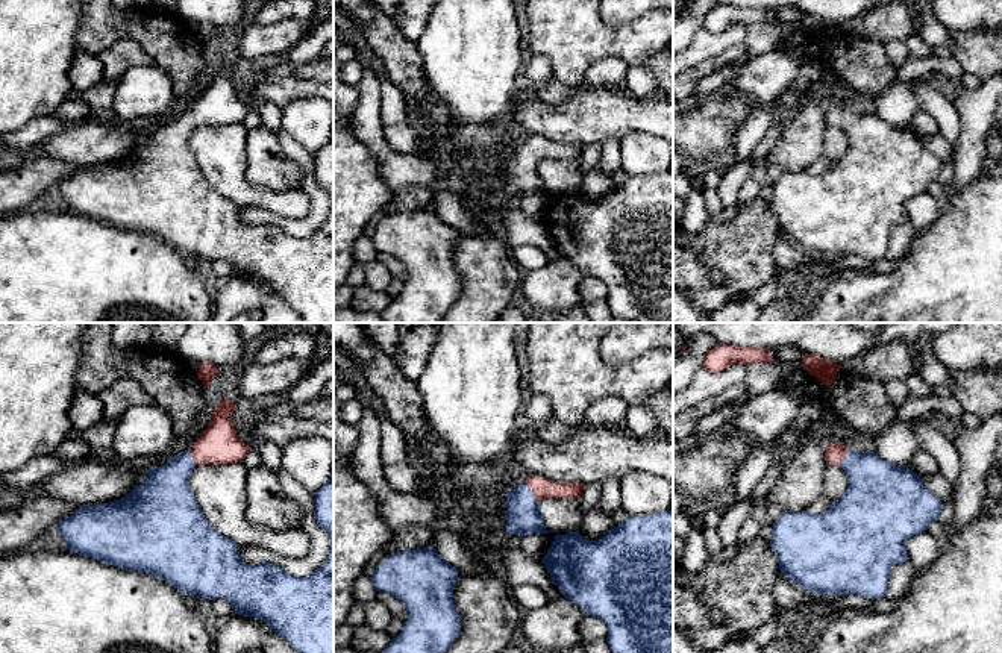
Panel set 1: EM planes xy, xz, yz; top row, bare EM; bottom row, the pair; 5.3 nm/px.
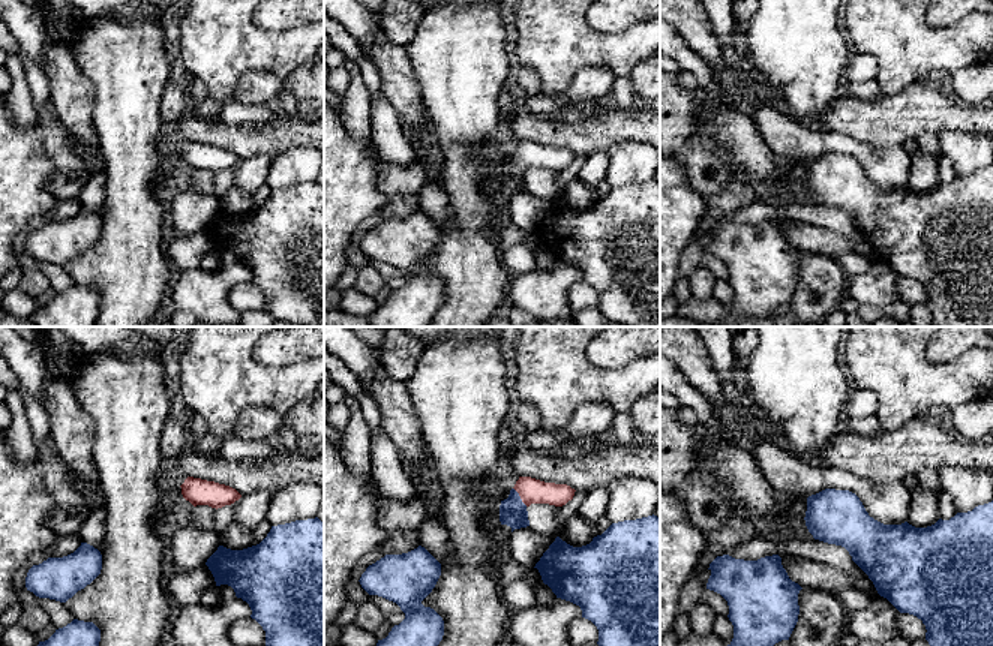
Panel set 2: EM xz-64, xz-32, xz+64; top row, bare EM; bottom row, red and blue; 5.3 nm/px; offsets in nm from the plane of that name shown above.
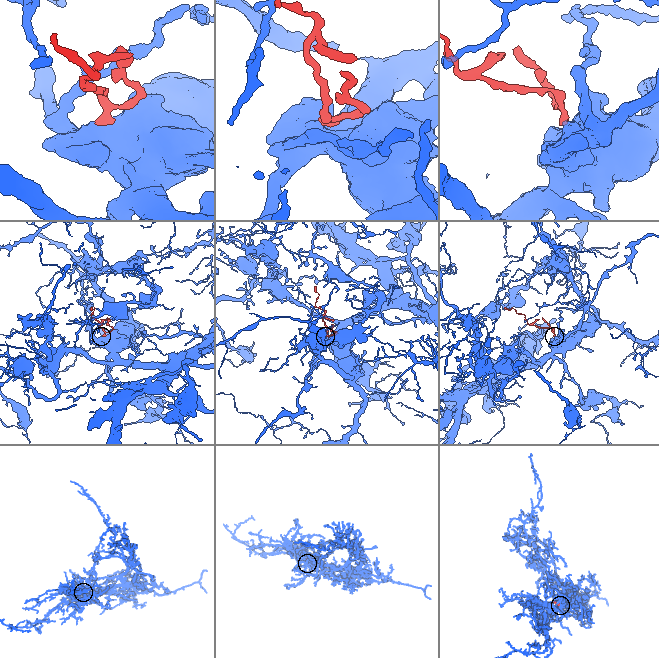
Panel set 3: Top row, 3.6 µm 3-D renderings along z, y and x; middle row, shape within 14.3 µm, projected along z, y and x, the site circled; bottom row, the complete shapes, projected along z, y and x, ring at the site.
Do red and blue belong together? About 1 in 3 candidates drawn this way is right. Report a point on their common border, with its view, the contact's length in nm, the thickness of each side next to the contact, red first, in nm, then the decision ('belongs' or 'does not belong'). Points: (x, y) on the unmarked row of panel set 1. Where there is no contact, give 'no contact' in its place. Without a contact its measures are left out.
contact xz (532, 152); length 130 nm; calibres 110 and 190 nm; belongs

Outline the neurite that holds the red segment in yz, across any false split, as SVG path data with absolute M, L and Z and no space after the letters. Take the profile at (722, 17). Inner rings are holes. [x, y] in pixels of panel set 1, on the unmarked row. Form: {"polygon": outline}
{"polygon": "M717 5L705 15L703 29L712 33L726 30L734 24L775 23L769 9L758 8L732 8L729 5Z"}

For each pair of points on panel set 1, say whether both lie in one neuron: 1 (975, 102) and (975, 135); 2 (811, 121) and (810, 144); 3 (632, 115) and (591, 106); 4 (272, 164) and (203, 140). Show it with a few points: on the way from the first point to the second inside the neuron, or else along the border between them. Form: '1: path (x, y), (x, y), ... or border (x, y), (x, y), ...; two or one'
1: path (975, 109), (975, 128); one
2: path (810, 128), (810, 138); one
3: path (622, 114), (602, 114); one
4: border (249, 131), (246, 178), (263, 187); two

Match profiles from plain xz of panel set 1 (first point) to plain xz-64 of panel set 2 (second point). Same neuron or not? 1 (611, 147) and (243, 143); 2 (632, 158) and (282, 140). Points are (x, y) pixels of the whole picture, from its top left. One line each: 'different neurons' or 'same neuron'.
1: different neurons
2: different neurons

